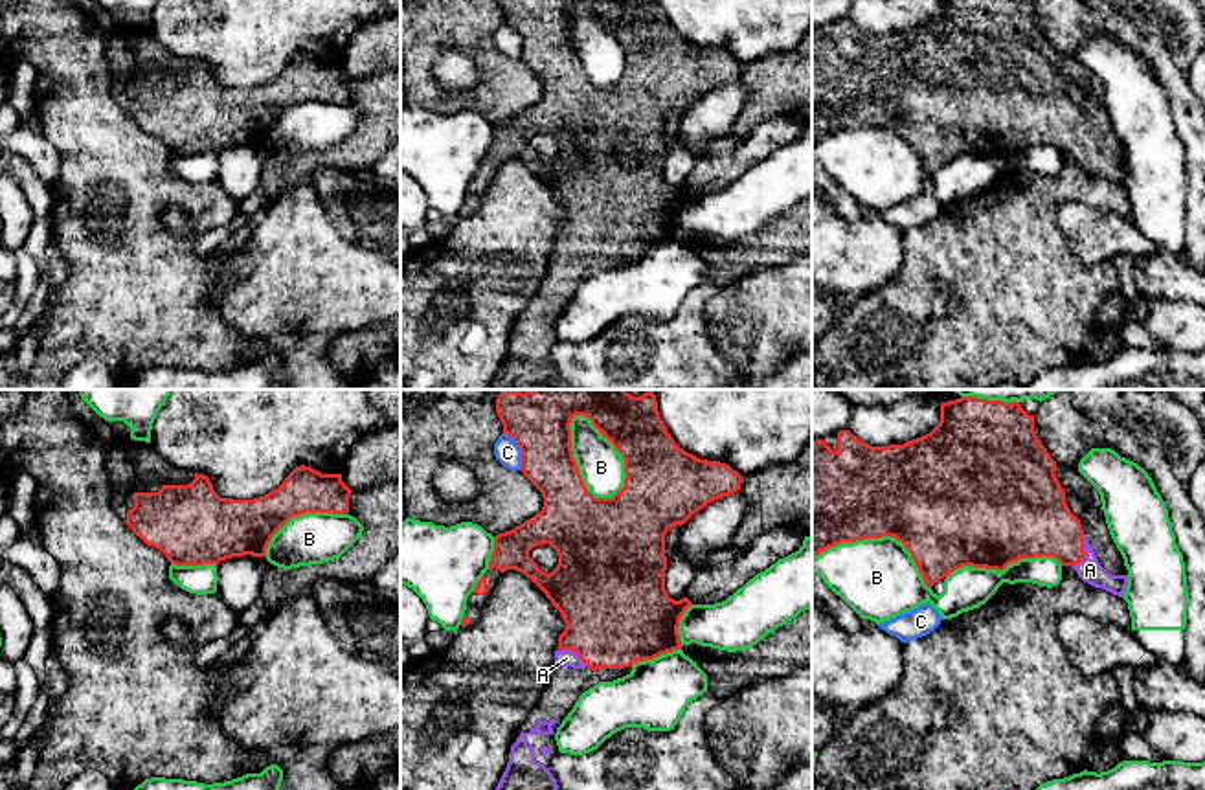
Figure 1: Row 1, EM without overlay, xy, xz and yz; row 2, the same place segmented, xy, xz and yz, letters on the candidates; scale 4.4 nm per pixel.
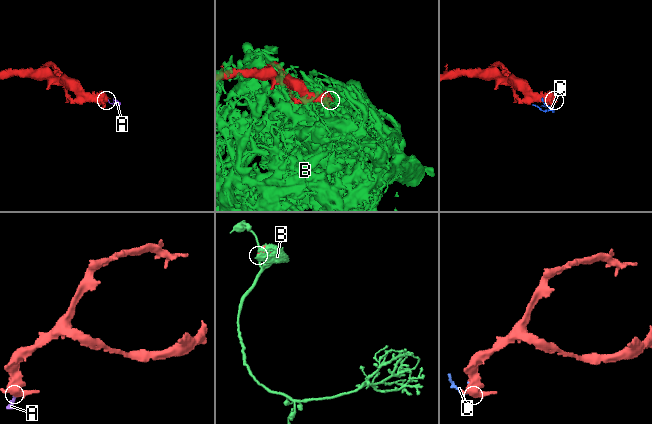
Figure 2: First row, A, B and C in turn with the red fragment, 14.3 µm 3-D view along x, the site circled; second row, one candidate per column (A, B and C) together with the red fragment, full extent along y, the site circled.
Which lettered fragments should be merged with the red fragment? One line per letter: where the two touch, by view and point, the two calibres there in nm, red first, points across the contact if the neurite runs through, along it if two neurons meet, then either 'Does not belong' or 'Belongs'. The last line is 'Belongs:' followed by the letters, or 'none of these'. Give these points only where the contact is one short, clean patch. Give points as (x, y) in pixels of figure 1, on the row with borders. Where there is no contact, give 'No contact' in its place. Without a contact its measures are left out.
A: Touches red at yz (1084, 553). Thickness 300 nm (red) against 110 nm. Path across: yz (1036, 522), (1084, 553), (1084, 563), (1090, 570). Belongs
B: Touches red at xz (575, 463). Thickness 280 nm (red) against 190 nm. Does not belong
C: Touches red at xz (520, 449). Thickness 280 nm (red) against 110 nm. Does not belong
Belongs: A

